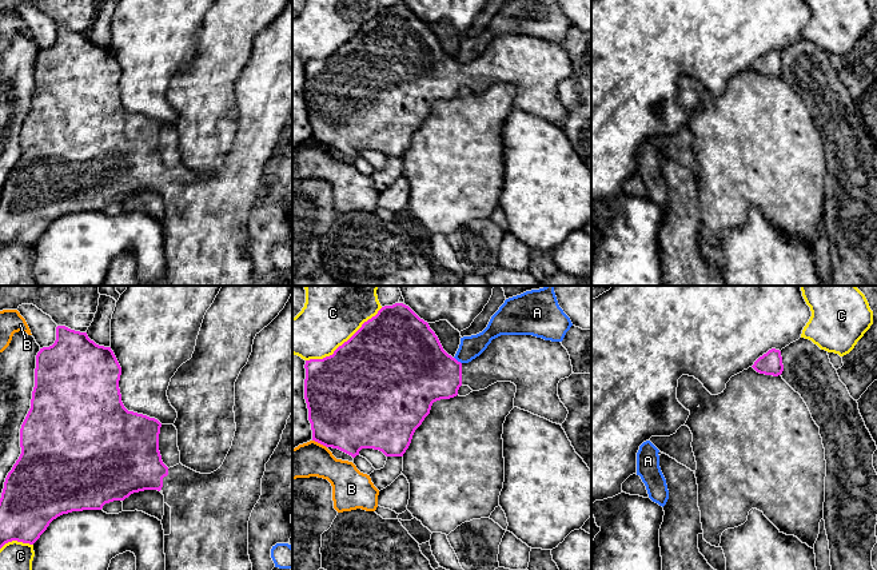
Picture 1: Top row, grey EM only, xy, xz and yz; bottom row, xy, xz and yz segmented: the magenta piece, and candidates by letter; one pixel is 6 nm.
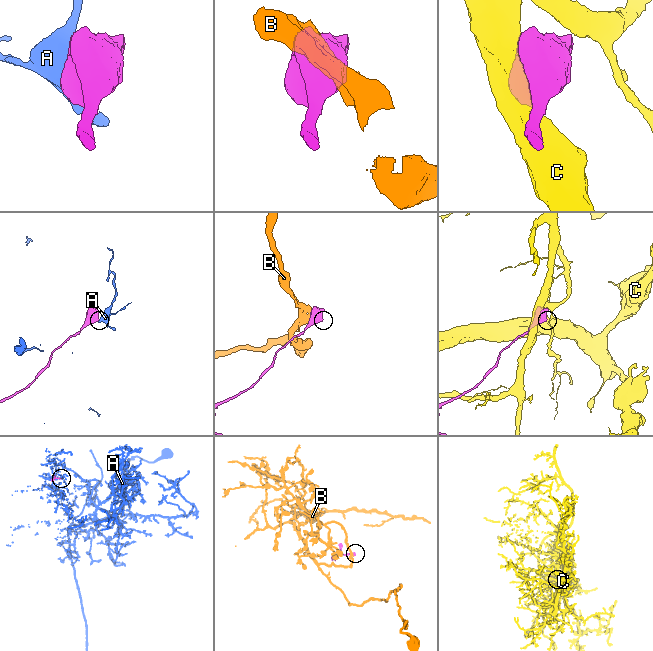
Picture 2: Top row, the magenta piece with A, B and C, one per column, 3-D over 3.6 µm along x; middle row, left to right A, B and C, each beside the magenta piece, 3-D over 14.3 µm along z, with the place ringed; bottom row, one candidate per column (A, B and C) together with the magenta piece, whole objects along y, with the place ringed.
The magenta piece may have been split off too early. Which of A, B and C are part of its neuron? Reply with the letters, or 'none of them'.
none of them

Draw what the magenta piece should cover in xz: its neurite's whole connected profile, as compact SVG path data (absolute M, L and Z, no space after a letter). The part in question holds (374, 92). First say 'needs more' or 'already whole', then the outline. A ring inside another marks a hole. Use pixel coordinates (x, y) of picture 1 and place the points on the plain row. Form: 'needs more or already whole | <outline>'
needs more | M403 4L382 8L332 56L306 61L304 69L304 100L312 141L338 150L352 159L359 156L362 150L379 151L386 158L403 158L415 131L430 115L432 104L457 97L461 87L479 92L497 83L511 83L517 87L514 108L562 125L569 112L558 97L558 84L574 75L570 56L561 43L533 36L501 36L493 40L479 57L469 64L461 64L443 51L428 24Z

